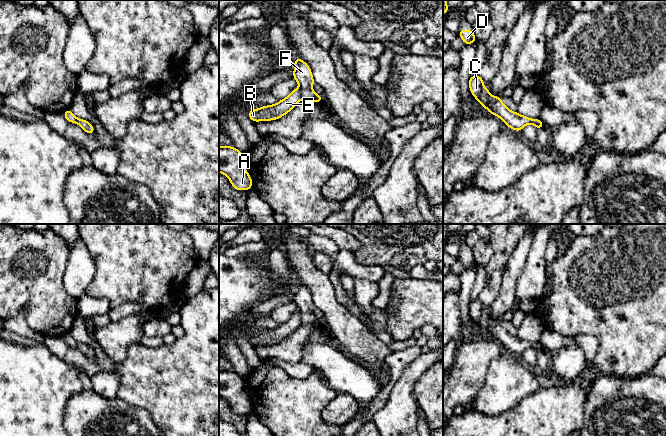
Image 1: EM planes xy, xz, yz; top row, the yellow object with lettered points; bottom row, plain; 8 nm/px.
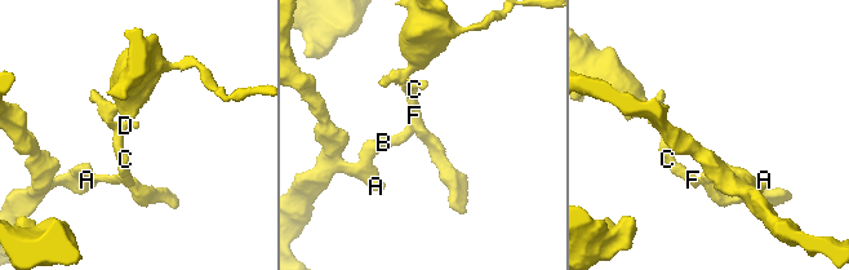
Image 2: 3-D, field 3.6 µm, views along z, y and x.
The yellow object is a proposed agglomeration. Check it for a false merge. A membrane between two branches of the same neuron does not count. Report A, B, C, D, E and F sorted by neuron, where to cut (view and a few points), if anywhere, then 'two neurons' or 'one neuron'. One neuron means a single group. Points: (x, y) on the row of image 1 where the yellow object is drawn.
A B E / C D F; cut in xz along (300, 89), (302, 98); two neurons

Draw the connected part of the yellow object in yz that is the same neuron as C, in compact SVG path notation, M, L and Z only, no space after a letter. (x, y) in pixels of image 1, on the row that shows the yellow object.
M470 76L469 88L471 94L483 105L490 114L496 115L510 128L521 132L527 124L533 124L537 130L544 127L540 119L531 119L522 116L517 112L511 112L501 101L501 97L492 96L489 90L483 86L483 79L477 76Z

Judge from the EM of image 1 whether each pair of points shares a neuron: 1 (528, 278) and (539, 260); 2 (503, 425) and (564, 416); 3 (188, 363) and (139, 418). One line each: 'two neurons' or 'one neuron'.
1: one neuron
2: one neuron
3: two neurons

